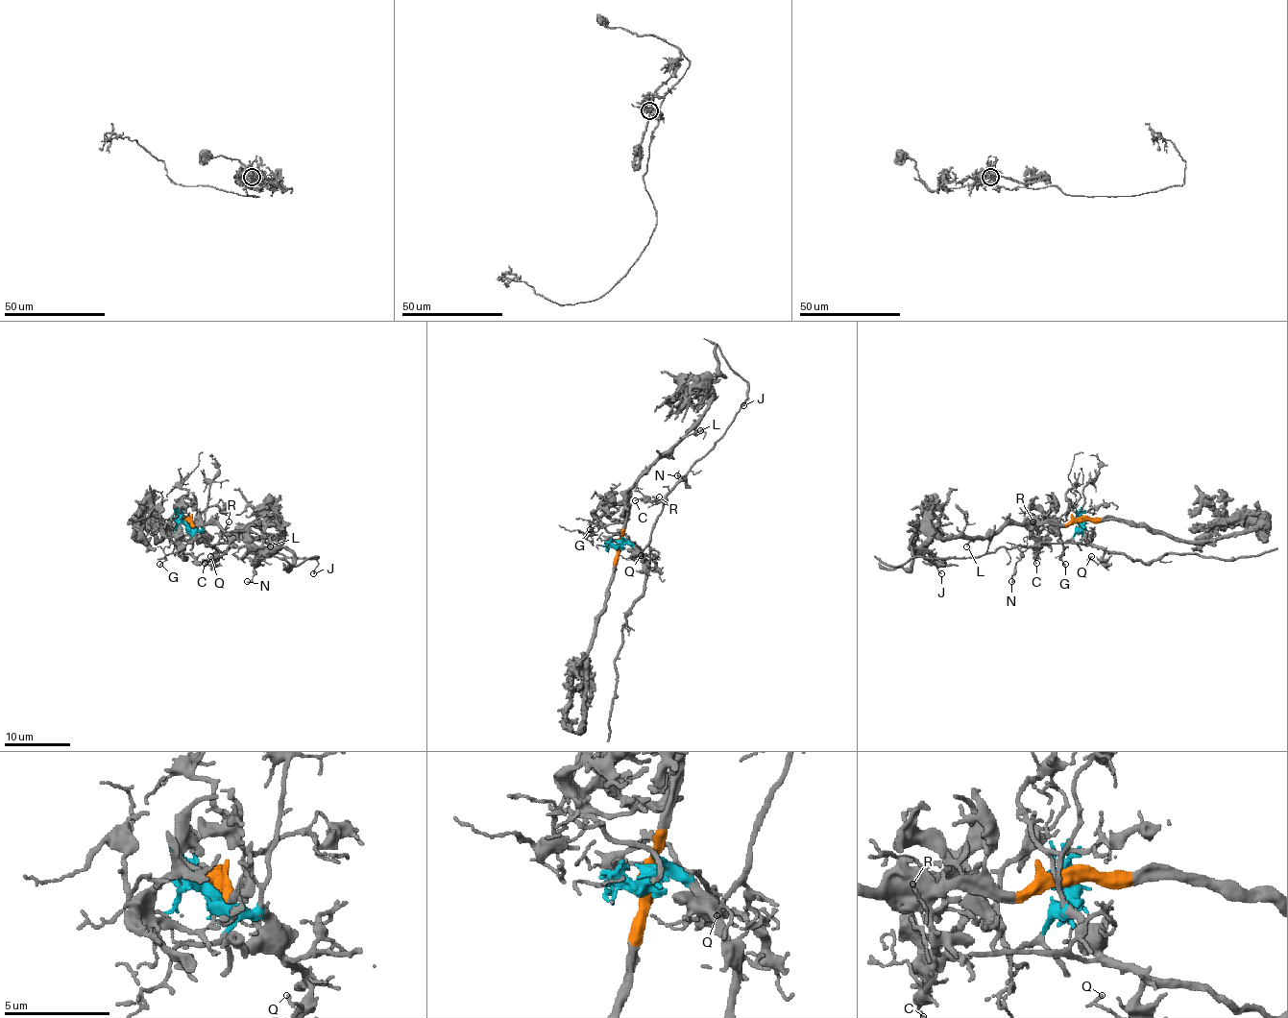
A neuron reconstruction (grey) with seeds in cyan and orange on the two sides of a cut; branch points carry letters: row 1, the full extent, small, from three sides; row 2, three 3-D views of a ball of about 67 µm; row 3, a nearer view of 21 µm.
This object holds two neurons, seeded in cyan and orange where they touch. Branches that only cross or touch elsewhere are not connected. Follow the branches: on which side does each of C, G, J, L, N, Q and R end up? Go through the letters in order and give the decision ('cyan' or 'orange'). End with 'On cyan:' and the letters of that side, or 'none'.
C: cyan
G: cyan
J: cyan
L: orange
N: cyan
Q: cyan
R: cyan
On cyan: C, G, J, N, Q, R

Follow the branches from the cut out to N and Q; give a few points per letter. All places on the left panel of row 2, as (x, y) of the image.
N: (187, 521), (194, 530), (201, 530), (210, 545), (231, 544), (237, 546), (254, 546), (255, 572), (247, 581)
Q: (187, 521), (217, 551), (212, 563), (214, 560), (210, 556)

